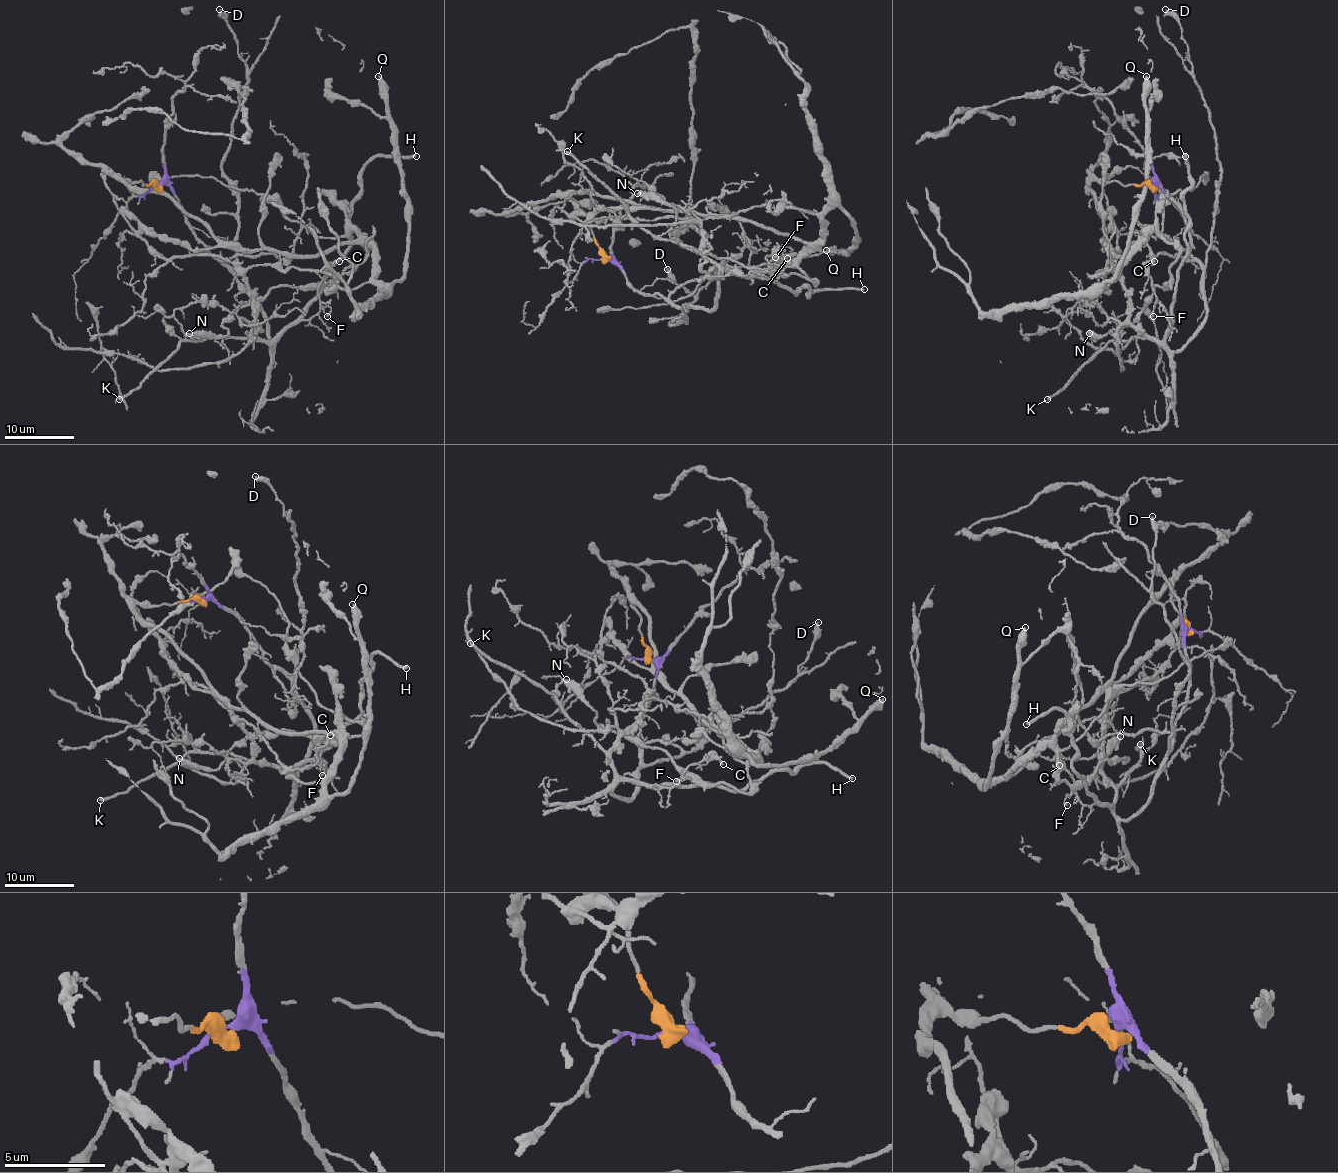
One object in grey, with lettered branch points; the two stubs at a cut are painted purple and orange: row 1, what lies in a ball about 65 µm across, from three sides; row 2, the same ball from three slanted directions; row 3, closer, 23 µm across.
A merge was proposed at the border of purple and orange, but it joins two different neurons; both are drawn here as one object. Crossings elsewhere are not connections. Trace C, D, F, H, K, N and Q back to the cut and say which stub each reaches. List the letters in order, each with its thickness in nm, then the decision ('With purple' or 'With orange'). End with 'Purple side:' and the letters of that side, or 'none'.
C: Thickness 190 nm. With purple
D: Thickness 400 nm. With purple
F: Thickness 120 nm. With purple
H: Thickness 240 nm. With purple
K: Thickness 280 nm. With purple
N: Thickness 550 nm. With orange
Q: Thickness 400 nm. With orange
Purple side: C, D, F, H, K

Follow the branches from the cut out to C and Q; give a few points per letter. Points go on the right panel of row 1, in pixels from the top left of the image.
C: (1154, 186), (1182, 212), (1203, 272), (1206, 315), (1180, 349), (1166, 340), (1171, 326), (1152, 282), (1154, 261)
Q: (1154, 186), (1089, 184), (1108, 249), (1117, 256), (1138, 244), (1103, 284), (1124, 252), (1145, 182), (1147, 75)

